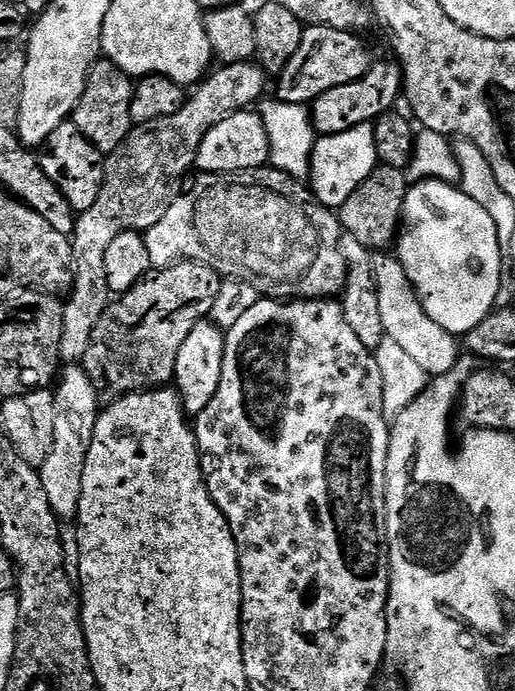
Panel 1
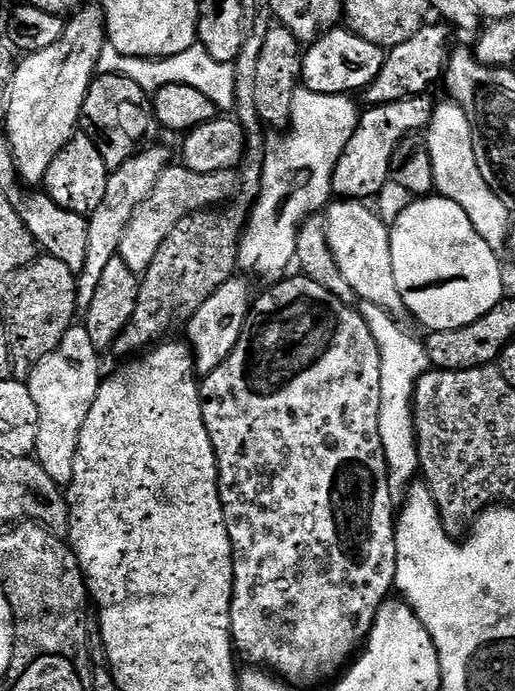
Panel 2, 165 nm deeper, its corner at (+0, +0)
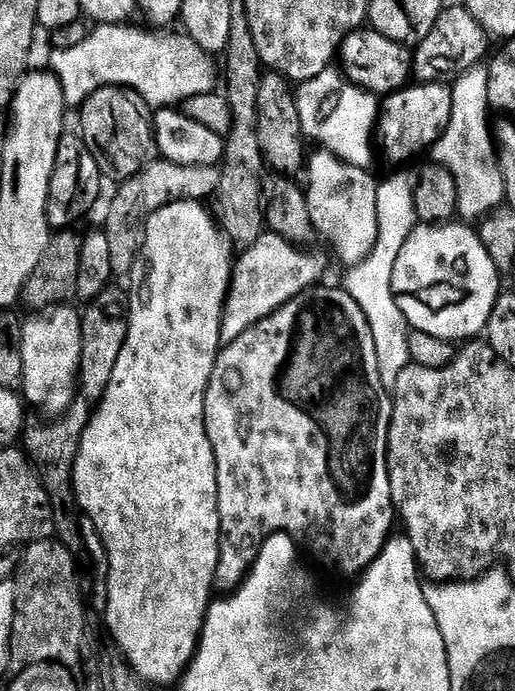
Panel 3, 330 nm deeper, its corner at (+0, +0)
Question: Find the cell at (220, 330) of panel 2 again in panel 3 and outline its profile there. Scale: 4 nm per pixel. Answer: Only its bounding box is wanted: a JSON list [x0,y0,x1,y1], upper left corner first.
[220,231,329,344]

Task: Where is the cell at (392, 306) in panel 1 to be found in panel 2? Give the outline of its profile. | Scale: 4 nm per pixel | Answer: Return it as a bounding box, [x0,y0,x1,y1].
[324,198,406,317]

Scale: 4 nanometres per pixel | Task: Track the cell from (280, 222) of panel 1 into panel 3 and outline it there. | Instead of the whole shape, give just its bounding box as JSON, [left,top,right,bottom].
[102,158,220,277]

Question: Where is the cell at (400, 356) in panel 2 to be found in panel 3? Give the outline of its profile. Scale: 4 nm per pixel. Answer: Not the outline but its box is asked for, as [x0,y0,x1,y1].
[342,174,418,392]

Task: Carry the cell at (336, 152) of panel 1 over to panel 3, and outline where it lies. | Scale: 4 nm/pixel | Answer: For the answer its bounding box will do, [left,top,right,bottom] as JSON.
[378,82,451,164]

